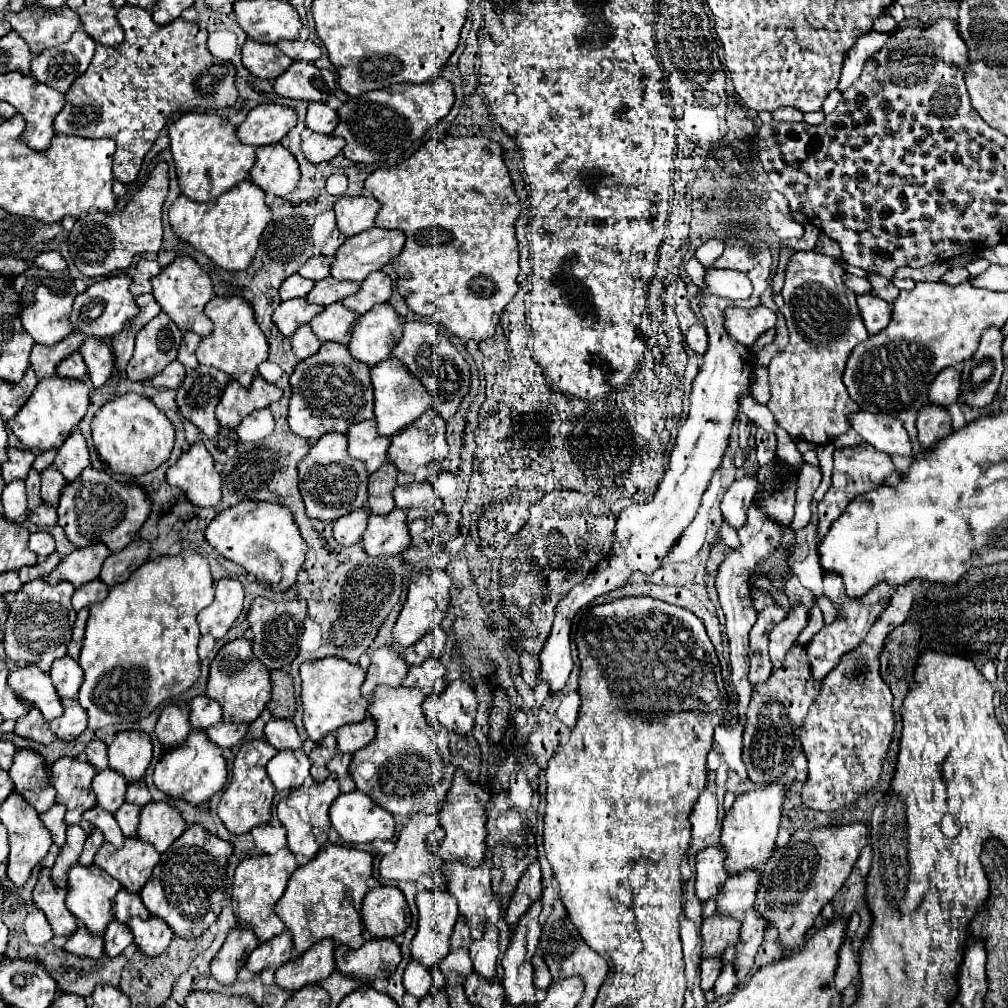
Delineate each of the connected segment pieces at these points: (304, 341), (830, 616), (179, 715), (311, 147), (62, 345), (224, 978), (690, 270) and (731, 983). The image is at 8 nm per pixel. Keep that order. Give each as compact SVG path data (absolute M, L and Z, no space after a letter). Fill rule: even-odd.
M310 324L300 326L300 328L296 330L296 334L292 336L292 352L296 354L298 360L306 360L306 358L312 356L320 346L322 346L322 342L320 342L318 336L310 330Z
M820 596L820 598L816 600L816 604L820 606L820 610L822 610L822 614L824 614L824 624L834 622L834 618L838 616L838 610L834 608L834 604L832 604L826 596Z
M168 704L162 708L158 724L156 724L156 736L166 748L174 748L186 740L190 732L188 722L188 708Z
M312 134L308 140L302 142L304 156L314 162L330 162L334 156L338 156L344 148L344 138L336 138L330 134Z
M74 332L74 334L70 334L70 338L64 338L62 342L56 342L54 346L34 344L32 354L30 354L30 364L36 372L36 376L38 378L52 376L56 364L60 360L64 360L66 356L70 356L72 352L76 352L84 340L86 340L86 336L82 332Z
M236 926L226 936L226 942L218 950L218 954L212 960L212 976L220 984L230 984L236 980L238 970L246 964L246 956L258 946L258 938L250 934L250 930L242 930L242 926Z
M690 258L690 260L686 262L686 274L688 274L688 278L690 278L694 284L704 284L706 268L704 268L696 258Z
M726 964L726 966L722 968L722 974L718 976L718 980L716 980L716 984L714 984L716 998L732 992L732 990L736 988L736 984L738 984L738 978L736 978L736 974L734 974L734 966L732 966L732 964Z

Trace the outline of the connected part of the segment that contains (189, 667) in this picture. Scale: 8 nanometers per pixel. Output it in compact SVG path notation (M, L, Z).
M182 550L176 556L158 556L148 560L126 582L112 586L106 600L90 606L86 636L78 658L84 670L84 684L78 692L78 702L88 714L90 730L120 722L136 722L148 716L166 698L178 696L198 680L200 664L196 648L200 630L196 616L202 608L212 604L212 598L214 580L210 578L206 558L194 550Z

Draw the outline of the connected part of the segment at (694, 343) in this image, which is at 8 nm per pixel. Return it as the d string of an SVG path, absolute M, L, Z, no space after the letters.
M694 324L694 326L688 330L688 334L686 334L686 342L688 342L688 346L690 346L694 352L702 354L702 352L706 350L706 346L708 346L706 328L704 328L702 324Z

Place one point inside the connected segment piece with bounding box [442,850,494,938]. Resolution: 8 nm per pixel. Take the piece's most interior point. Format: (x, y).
(472, 886)

